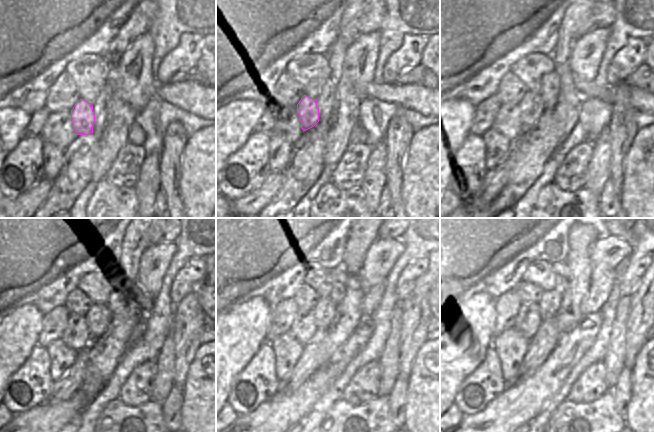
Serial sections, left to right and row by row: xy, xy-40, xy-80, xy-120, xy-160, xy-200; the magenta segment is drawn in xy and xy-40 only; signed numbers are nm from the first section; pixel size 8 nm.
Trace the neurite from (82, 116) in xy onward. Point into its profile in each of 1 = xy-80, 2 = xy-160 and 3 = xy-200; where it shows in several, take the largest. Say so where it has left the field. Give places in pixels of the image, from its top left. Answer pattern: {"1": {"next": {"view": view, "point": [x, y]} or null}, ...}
{"1": {"next": {"view": "xy-80", "point": [532, 107]}}, "2": {"next": {"view": "xy-160", "point": [324, 311]}}, "3": {"next": {"view": "xy-200", "point": [550, 302]}}}

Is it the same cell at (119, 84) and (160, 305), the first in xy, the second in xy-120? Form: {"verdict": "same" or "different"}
{"verdict": "different"}

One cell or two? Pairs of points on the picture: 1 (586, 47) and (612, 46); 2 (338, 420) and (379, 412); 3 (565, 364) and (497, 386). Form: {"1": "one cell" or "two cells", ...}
{"1": "two cells", "2": "one cell", "3": "two cells"}

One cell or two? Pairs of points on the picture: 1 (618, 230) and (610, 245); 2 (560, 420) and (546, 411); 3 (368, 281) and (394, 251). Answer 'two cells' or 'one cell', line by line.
1: two cells
2: two cells
3: one cell

